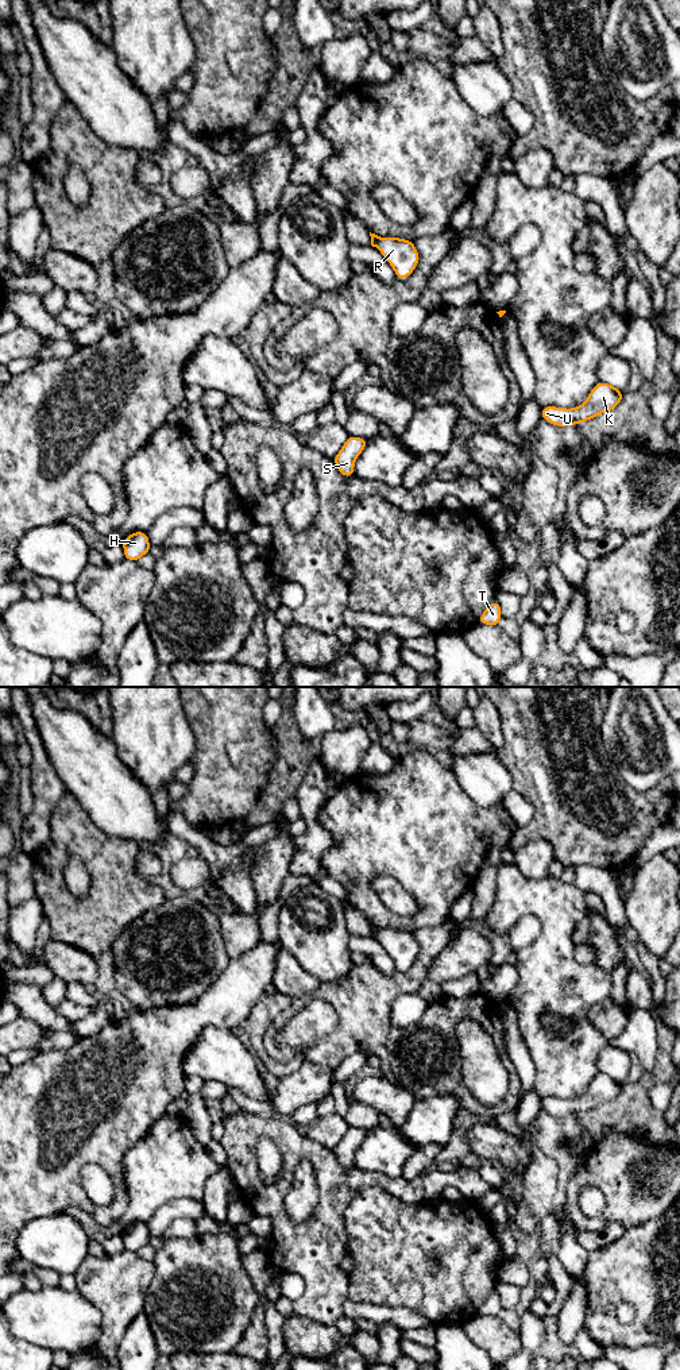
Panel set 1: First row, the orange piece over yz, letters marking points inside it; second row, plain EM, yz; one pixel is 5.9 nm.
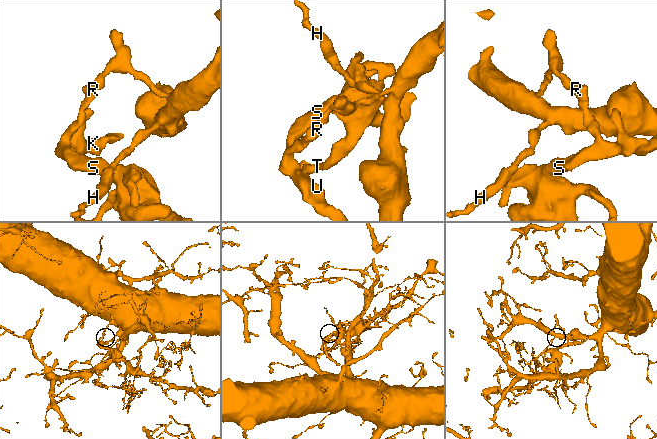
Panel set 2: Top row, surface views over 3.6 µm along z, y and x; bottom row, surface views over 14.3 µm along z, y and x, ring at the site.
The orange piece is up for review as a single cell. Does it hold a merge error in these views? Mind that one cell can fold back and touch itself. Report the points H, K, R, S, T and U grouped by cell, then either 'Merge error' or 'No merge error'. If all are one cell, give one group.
Groups: H / K R S T U. Merge error

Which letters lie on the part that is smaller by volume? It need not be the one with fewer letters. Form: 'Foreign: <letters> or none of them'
Foreign: K, R, S, T, U

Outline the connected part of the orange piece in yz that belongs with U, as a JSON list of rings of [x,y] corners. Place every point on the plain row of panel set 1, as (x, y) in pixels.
[[[599,1072],[580,1097],[572,1100],[544,1097],[541,1108],[556,1118],[576,1116],[617,1099],[622,1091],[622,1083],[614,1076]]]

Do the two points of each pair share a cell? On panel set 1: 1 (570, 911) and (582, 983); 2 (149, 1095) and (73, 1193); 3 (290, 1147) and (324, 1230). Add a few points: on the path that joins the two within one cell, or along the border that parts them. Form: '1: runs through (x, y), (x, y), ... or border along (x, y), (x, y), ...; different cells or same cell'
1: runs through (559, 929), (559, 960), (564, 965); same cell
2: runs through (123, 1115), (73, 1168); same cell
3: runs through (315, 1157), (328, 1170), (328, 1206); same cell

